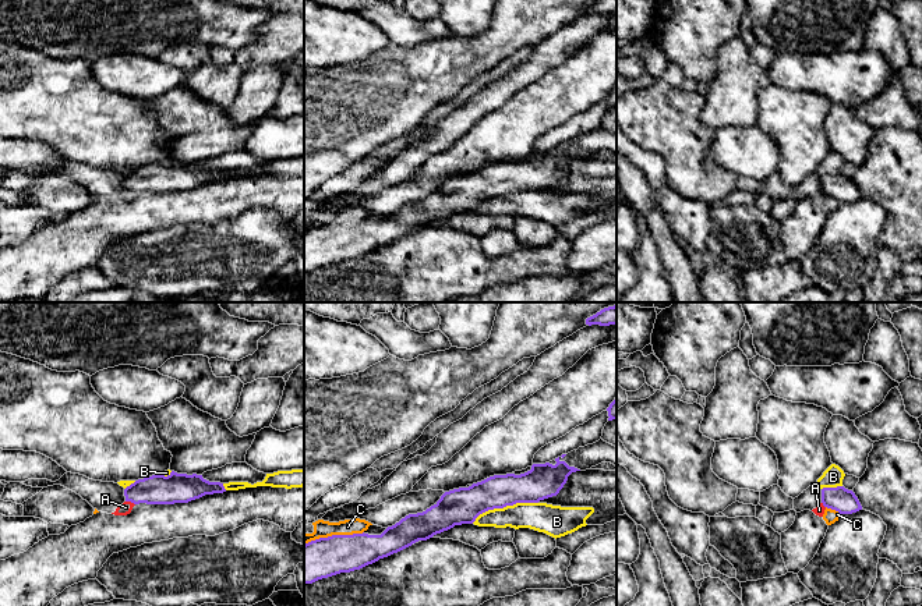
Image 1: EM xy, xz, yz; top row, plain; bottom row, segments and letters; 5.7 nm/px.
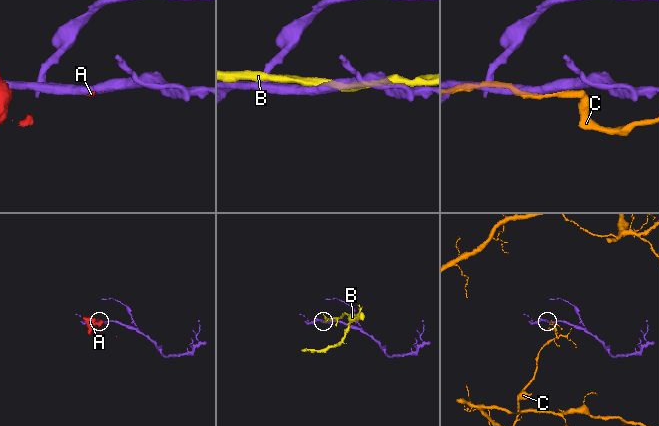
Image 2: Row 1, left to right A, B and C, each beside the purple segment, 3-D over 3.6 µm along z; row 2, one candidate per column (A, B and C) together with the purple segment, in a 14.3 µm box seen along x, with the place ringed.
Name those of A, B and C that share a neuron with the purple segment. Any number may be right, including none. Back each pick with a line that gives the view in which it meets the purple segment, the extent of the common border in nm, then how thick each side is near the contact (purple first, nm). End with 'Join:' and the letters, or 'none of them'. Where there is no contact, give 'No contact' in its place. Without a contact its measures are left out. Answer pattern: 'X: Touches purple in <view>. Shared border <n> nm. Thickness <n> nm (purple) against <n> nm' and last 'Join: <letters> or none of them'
Join: none of them

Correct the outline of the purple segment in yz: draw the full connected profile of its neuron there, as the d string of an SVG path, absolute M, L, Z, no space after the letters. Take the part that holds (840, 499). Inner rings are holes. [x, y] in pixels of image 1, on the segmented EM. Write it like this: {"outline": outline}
{"outline": "M844 486L823 488L822 503L824 507L836 510L840 514L852 514L862 510L855 493Z"}

